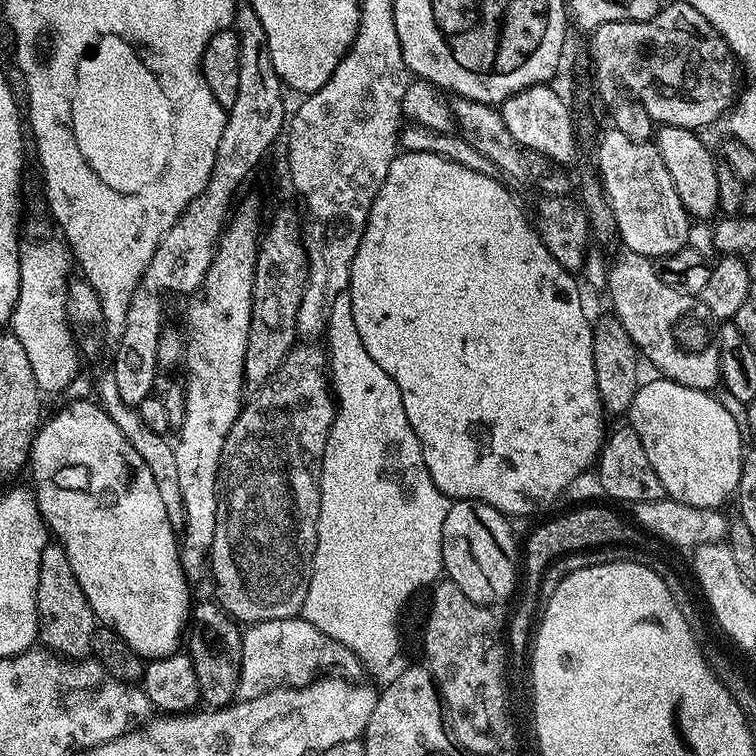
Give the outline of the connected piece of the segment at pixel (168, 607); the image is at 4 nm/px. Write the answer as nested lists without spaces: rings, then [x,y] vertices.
[[[76,400],[65,408],[60,408],[52,417],[45,419],[36,430],[36,437],[32,440],[32,451],[30,463],[32,462],[32,485],[31,491],[36,497],[36,505],[40,511],[45,525],[53,537],[63,548],[66,558],[70,560],[70,570],[78,578],[78,586],[86,594],[86,598],[92,607],[92,613],[96,615],[97,621],[107,622],[124,641],[136,651],[139,656],[155,658],[169,656],[177,651],[176,643],[181,643],[182,633],[186,628],[186,621],[190,616],[190,603],[188,604],[188,587],[190,582],[184,574],[184,568],[180,565],[180,549],[178,547],[178,536],[172,533],[174,523],[166,514],[166,506],[162,506],[162,497],[158,495],[158,486],[154,482],[154,474],[150,474],[150,466],[142,462],[138,450],[130,446],[126,434],[114,426],[110,414],[106,414],[99,403],[88,400]]]

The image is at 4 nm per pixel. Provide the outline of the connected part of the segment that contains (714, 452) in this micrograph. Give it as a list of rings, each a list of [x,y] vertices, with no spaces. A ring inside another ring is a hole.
[[[667,378],[655,379],[637,387],[630,409],[630,424],[642,438],[646,458],[650,458],[650,466],[654,466],[654,474],[658,474],[665,493],[673,500],[686,503],[708,492],[708,476],[739,476],[738,456],[746,455],[746,446],[740,437],[741,421],[739,424],[732,417],[731,410],[722,401],[712,397],[711,391],[682,386]]]

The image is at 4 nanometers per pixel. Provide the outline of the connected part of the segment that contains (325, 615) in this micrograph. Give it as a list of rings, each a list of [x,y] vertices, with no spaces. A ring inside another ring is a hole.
[[[347,291],[340,293],[331,307],[327,340],[336,417],[332,419],[324,458],[318,469],[320,517],[312,577],[302,616],[340,644],[345,644],[363,665],[384,668],[400,652],[400,632],[396,629],[400,607],[416,596],[417,585],[426,580],[436,584],[441,579],[444,566],[442,522],[446,522],[450,500],[437,485],[428,486],[436,484],[434,478],[430,478],[430,482],[424,484],[424,504],[420,506],[416,502],[416,448],[418,446],[418,452],[422,452],[422,446],[410,426],[410,418],[406,418],[406,406],[402,406],[402,394],[394,378],[390,378],[390,374],[366,354],[366,346],[362,346]]]

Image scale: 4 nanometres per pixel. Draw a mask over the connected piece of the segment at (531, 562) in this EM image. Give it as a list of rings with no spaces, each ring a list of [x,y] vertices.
[[[592,504],[589,508],[576,508],[573,512],[564,512],[545,524],[540,524],[528,536],[528,541],[522,544],[522,588],[532,594],[540,584],[544,571],[555,562],[559,556],[568,556],[571,552],[584,552],[587,548],[600,548],[603,544],[616,544],[619,540],[632,540],[637,529],[624,520],[616,512],[608,508],[599,508]]]

